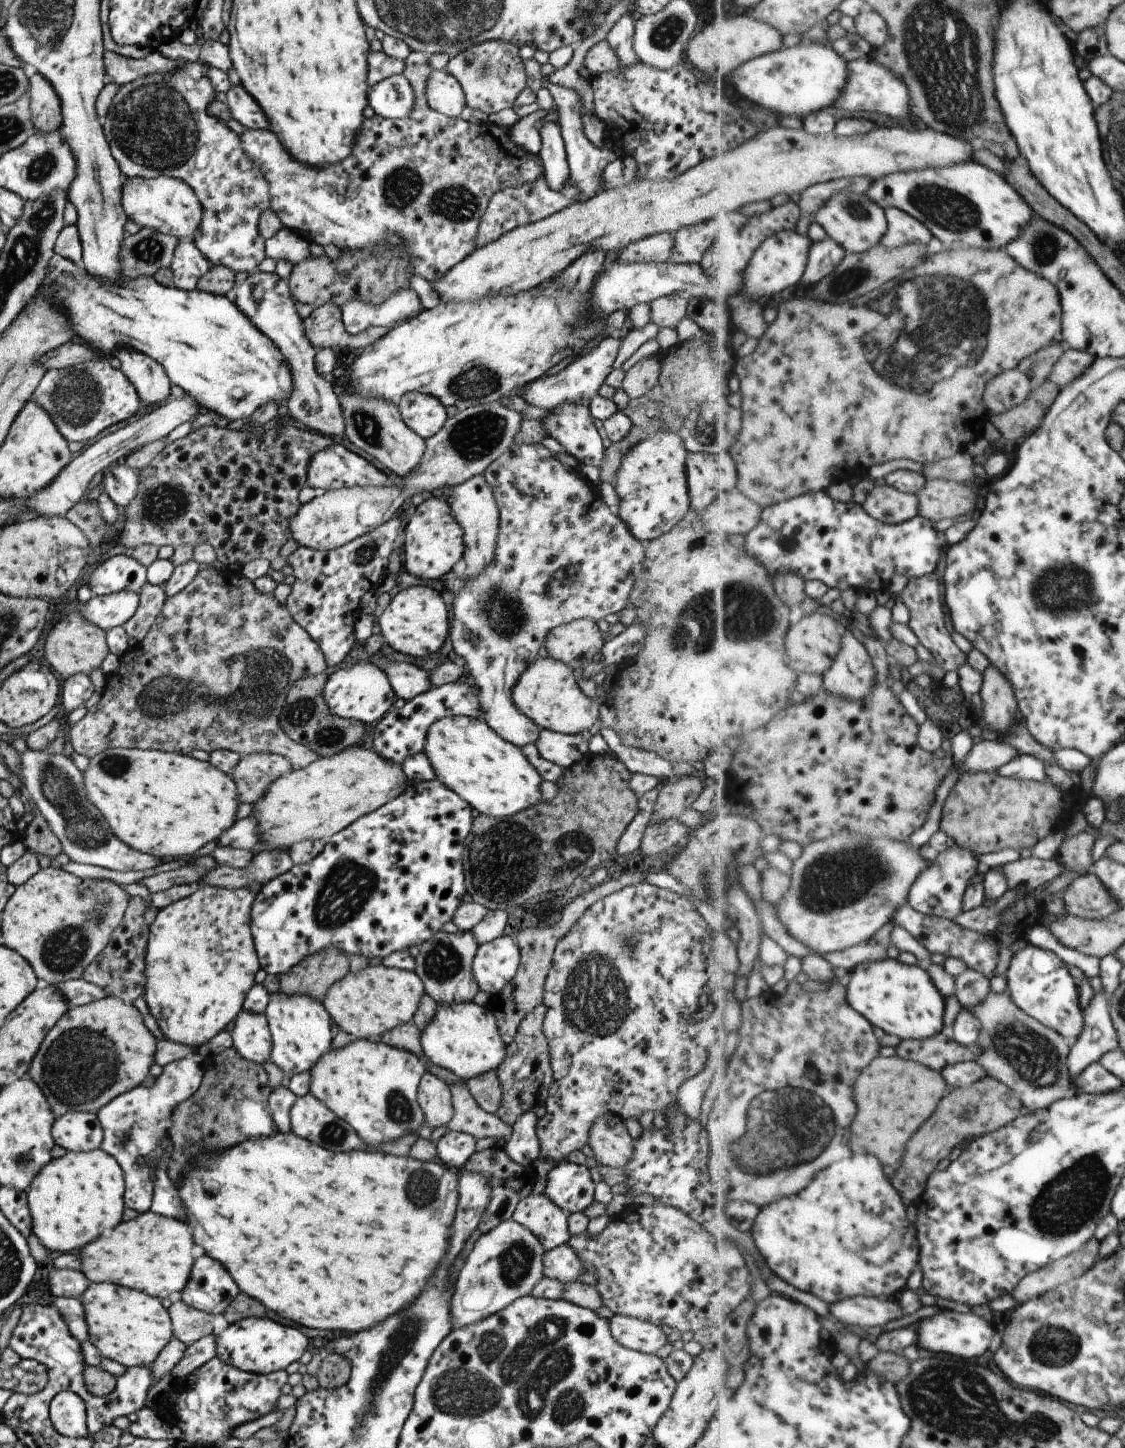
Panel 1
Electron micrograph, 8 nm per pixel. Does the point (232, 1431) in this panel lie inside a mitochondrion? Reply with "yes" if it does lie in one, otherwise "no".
no

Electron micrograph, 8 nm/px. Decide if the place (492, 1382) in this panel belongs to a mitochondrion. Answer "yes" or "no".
yes

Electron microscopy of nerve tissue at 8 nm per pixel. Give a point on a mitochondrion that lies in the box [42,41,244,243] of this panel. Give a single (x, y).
(152, 126)

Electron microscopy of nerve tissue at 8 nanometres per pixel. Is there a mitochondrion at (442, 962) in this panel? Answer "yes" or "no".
yes

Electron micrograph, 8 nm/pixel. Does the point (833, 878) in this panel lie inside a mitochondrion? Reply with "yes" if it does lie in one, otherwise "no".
yes

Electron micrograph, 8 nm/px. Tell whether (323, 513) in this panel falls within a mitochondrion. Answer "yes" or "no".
no

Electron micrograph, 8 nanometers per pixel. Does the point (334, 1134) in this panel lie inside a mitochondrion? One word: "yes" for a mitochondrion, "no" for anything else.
yes

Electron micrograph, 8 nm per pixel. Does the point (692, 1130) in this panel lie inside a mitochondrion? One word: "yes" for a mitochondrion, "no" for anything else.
no

